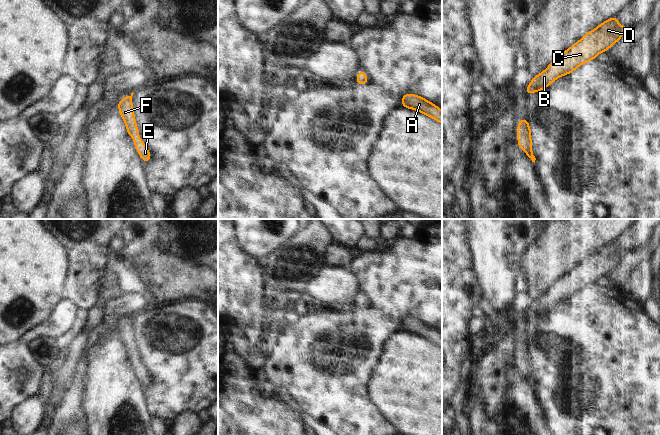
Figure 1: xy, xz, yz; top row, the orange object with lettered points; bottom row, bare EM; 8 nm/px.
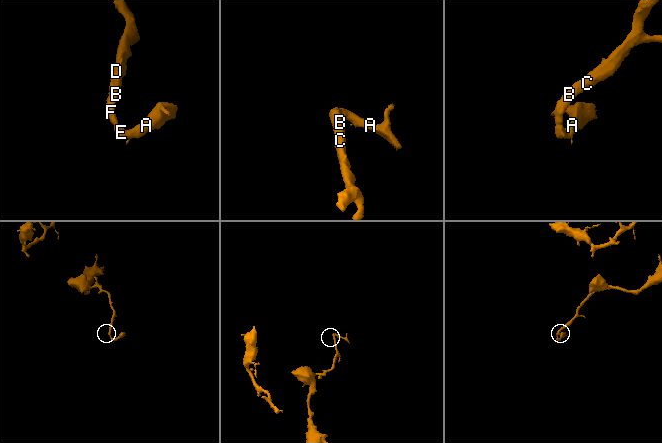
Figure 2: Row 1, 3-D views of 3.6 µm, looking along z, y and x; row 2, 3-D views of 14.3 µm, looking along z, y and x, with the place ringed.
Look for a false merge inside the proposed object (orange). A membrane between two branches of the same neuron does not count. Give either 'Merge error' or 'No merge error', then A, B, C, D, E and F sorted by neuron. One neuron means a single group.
No merge error. Groups: A B C D E F

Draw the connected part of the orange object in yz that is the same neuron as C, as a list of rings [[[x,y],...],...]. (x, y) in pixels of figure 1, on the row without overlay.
[[[612,241],[587,256],[582,263],[556,281],[543,296],[533,301],[526,312],[526,318],[541,316],[557,302],[572,297],[577,291],[614,269],[629,251],[620,250],[617,241]]]

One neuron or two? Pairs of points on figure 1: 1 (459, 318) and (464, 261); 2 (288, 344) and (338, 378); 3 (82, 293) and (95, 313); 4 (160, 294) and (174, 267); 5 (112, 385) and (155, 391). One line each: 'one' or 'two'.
1: one
2: one
3: two
4: one
5: two

